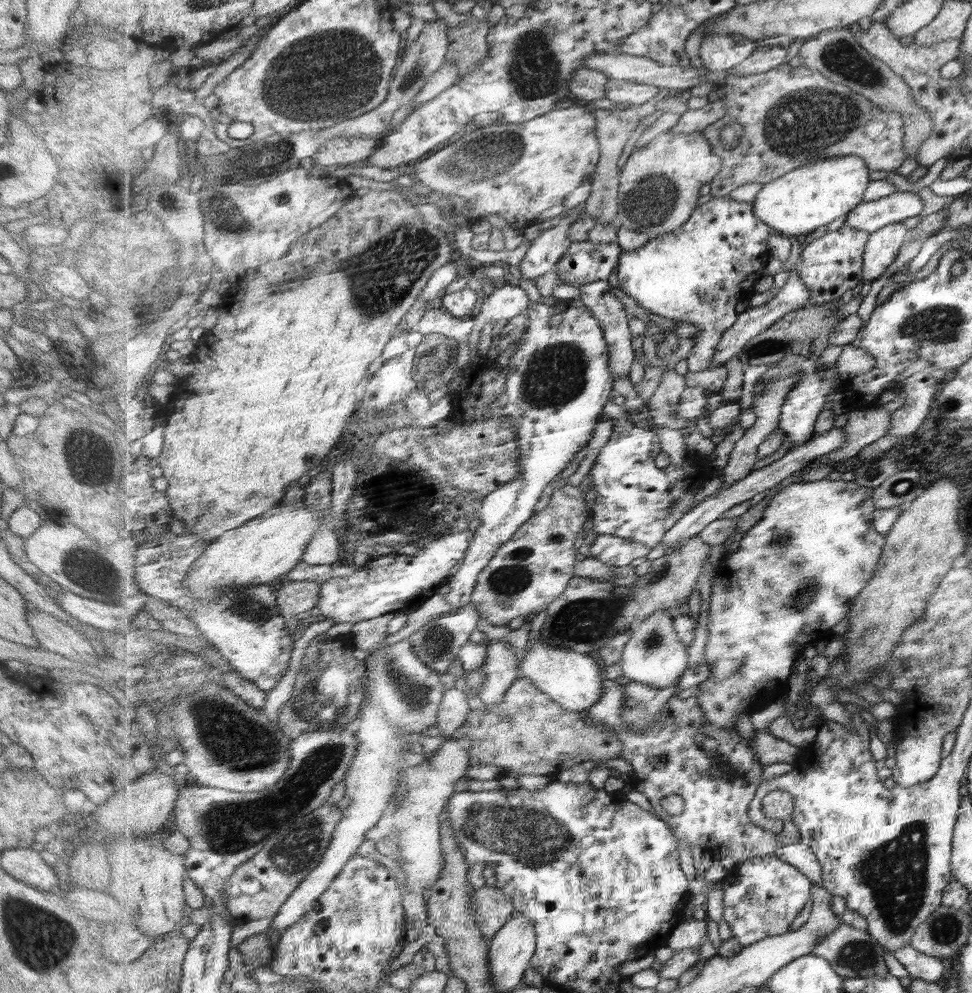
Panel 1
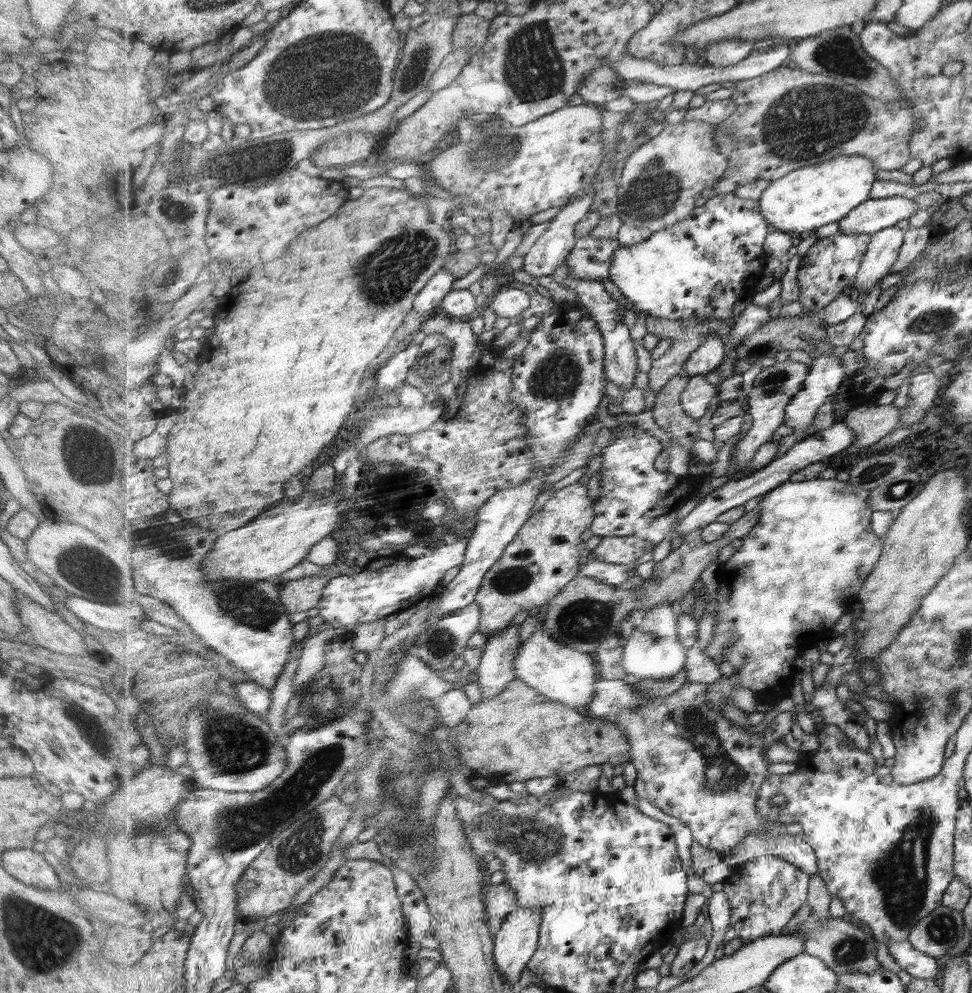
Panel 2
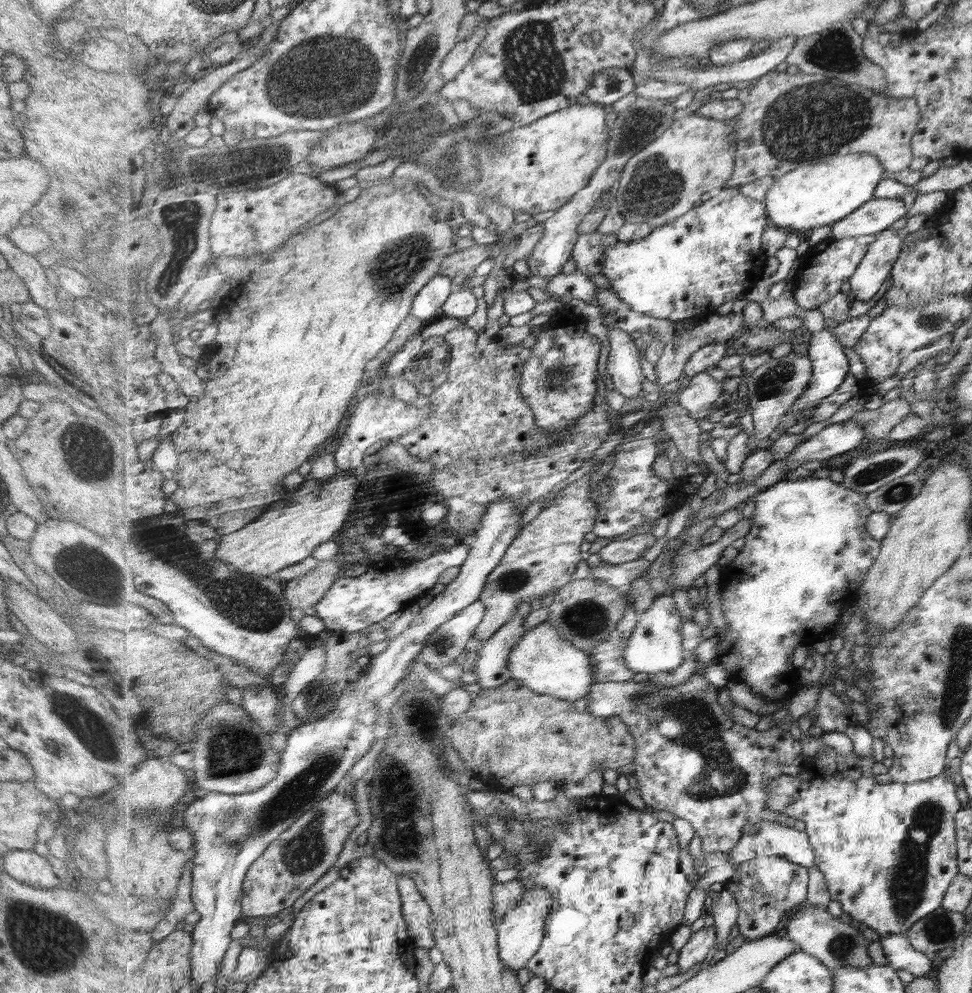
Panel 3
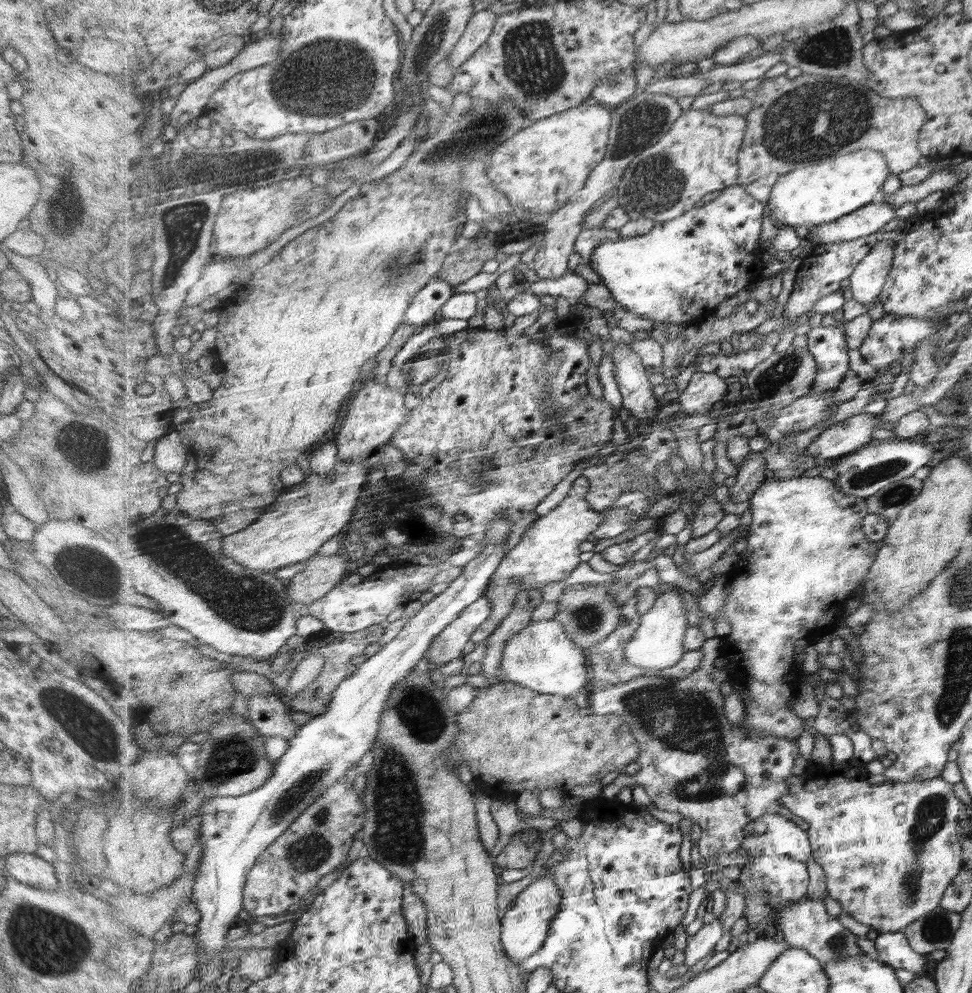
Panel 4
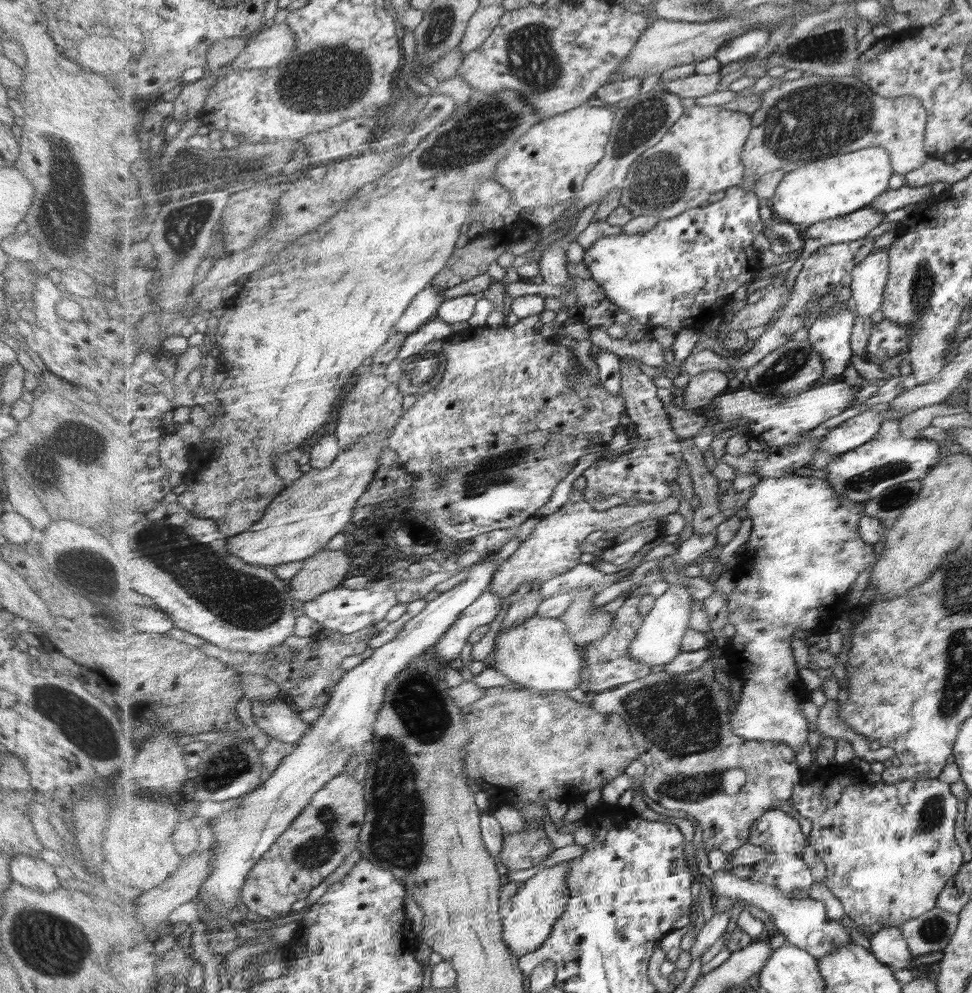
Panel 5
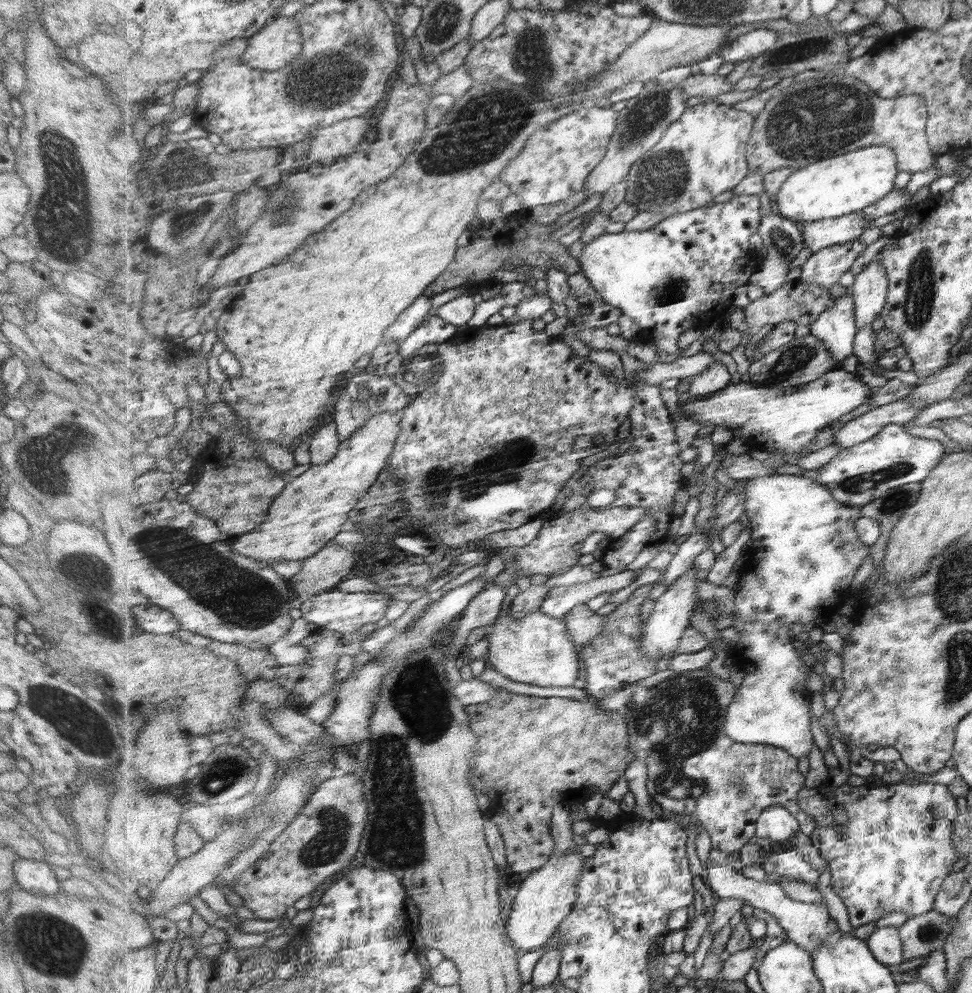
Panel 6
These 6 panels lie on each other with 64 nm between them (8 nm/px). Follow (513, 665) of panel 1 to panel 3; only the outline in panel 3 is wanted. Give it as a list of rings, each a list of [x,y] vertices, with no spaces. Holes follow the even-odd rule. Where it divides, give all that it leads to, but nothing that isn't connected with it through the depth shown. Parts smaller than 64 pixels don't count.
[[[515,615],[501,630],[484,640],[473,670],[484,690],[499,688],[512,679],[508,662],[512,648],[526,633],[525,619]]]

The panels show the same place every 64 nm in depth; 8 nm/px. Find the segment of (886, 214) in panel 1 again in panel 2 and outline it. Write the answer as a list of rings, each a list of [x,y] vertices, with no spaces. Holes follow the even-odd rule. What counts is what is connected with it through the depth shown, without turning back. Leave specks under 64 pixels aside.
[[[898,196],[869,199],[853,209],[841,222],[841,234],[877,234],[919,212],[917,200]]]

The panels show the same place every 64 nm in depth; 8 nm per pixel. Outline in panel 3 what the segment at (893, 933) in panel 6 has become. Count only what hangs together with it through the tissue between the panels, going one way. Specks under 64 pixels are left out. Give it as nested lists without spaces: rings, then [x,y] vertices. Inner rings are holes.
[[[897,934],[880,938],[887,962],[895,970],[906,970],[915,977],[929,976],[933,972],[933,960],[917,950],[908,935]]]

